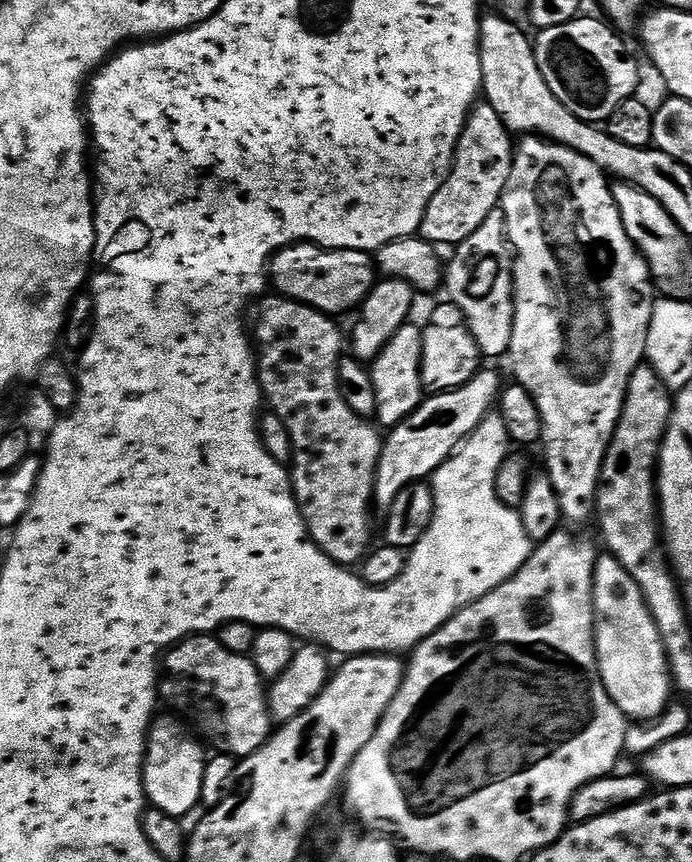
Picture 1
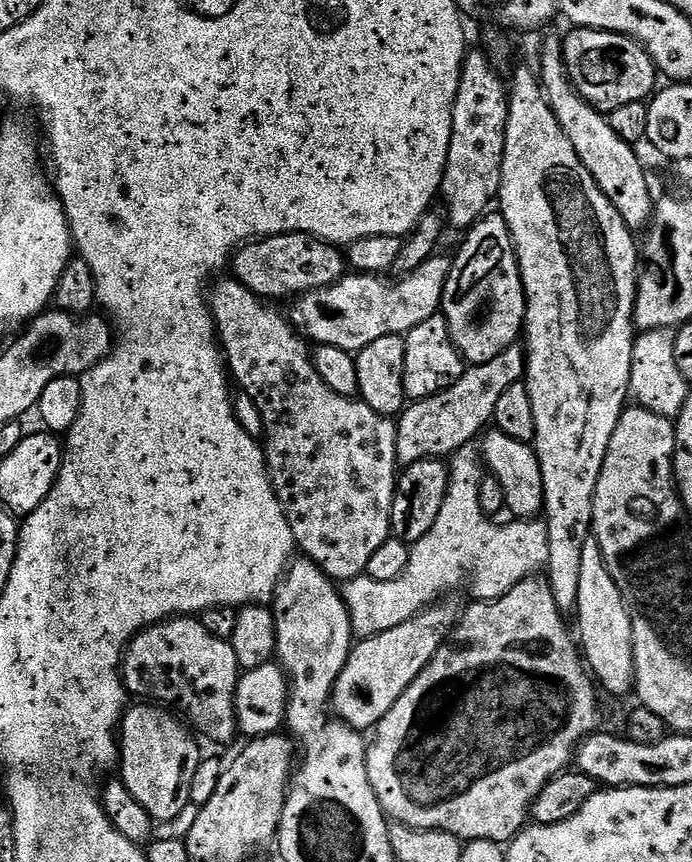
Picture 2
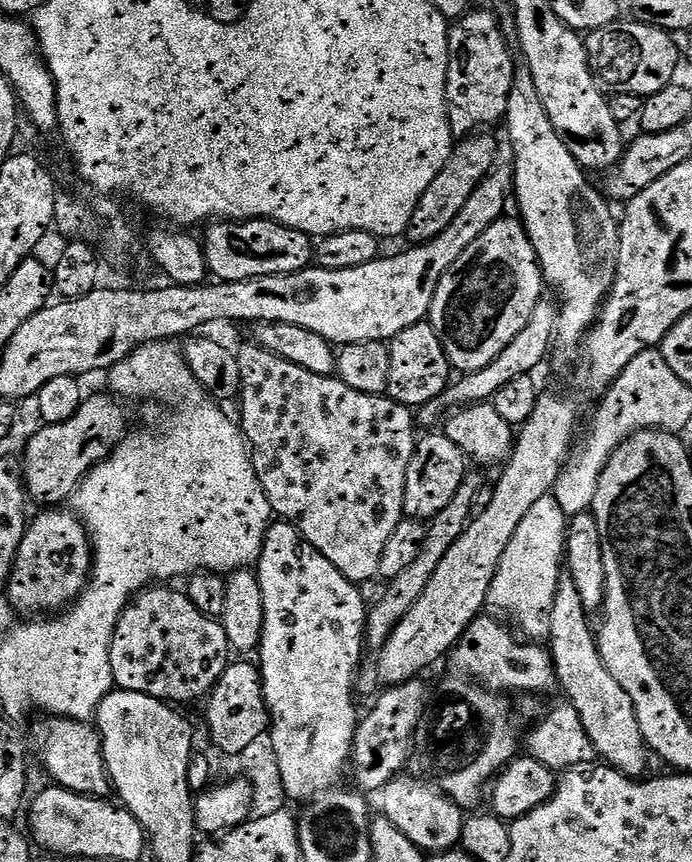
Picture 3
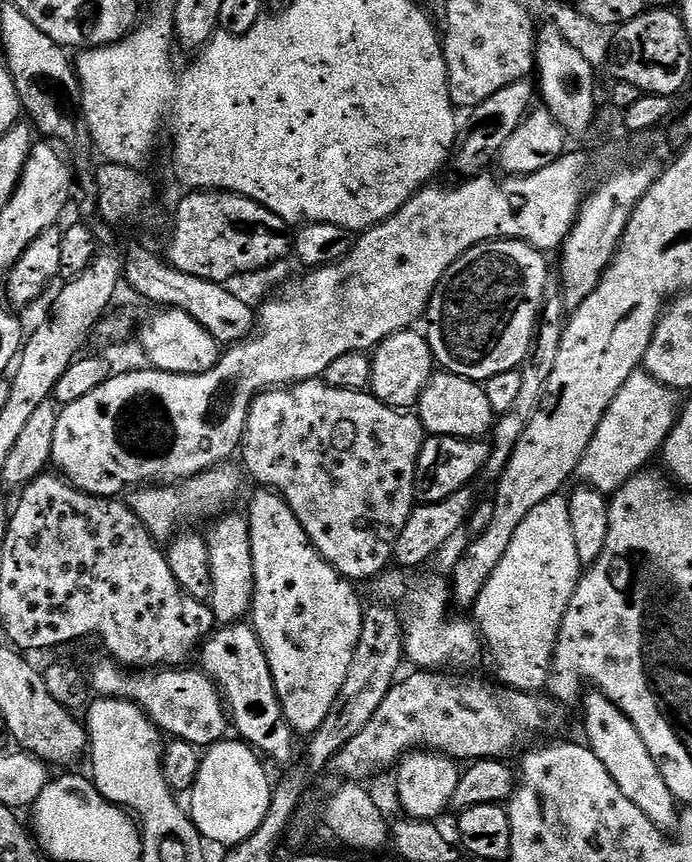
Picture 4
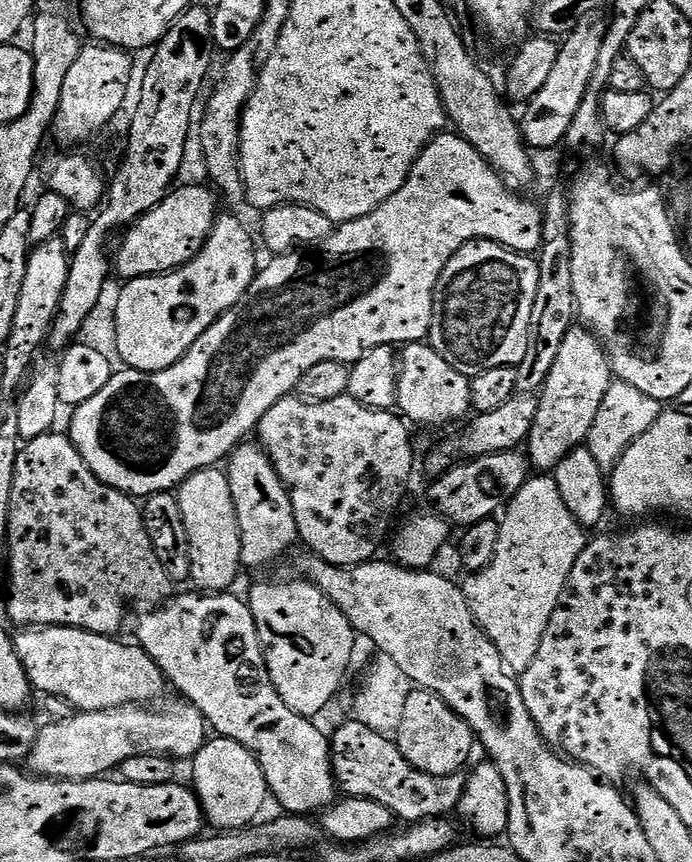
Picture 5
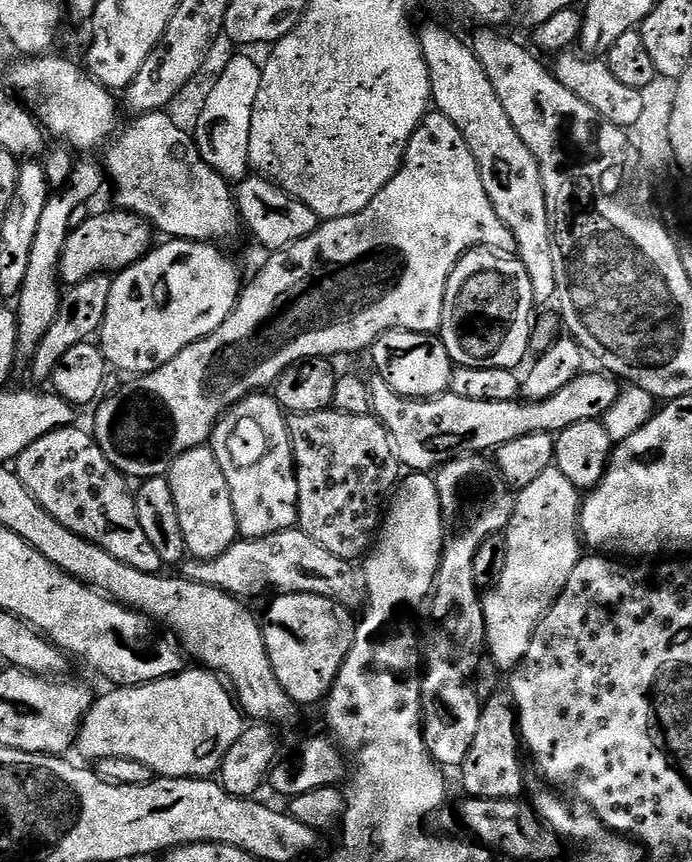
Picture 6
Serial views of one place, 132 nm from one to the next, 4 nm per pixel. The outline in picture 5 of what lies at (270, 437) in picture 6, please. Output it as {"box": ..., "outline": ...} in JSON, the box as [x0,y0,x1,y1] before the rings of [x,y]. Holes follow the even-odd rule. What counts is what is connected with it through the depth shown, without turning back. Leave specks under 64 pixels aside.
{"box":[226,442,298,569],"outline":[[[256,442],[248,443],[240,443],[226,464],[230,494],[234,498],[234,510],[242,538],[240,562],[245,569],[264,568],[274,563],[279,556],[286,555],[292,543],[298,540],[288,488],[278,478],[263,447]]]}

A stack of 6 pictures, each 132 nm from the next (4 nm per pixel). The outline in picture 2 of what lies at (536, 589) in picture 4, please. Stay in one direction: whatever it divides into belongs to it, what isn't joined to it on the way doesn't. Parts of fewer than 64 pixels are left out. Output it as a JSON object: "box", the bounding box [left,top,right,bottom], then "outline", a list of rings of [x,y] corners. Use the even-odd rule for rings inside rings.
{"box":[342,446,548,637],"outline":[[[465,446],[452,453],[448,464],[446,502],[438,510],[438,522],[430,526],[426,538],[411,545],[410,562],[394,582],[374,582],[367,574],[343,581],[342,595],[357,637],[382,634],[402,626],[423,608],[445,599],[455,588],[467,582],[477,601],[502,598],[518,582],[539,573],[548,563],[548,525],[543,519],[513,519],[512,524],[496,524],[478,502],[482,479],[482,452],[479,447]]]}

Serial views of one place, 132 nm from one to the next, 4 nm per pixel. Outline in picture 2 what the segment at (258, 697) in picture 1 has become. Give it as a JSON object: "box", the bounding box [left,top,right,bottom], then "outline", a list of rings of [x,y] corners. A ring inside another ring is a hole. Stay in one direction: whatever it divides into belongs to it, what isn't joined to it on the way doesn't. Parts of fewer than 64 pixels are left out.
{"box":[122,616,242,744],"outline":[[[174,616],[171,620],[163,620],[160,624],[144,628],[129,642],[122,657],[122,679],[129,697],[136,696],[132,698],[143,698],[160,706],[171,706],[177,713],[185,712],[180,714],[186,717],[187,723],[201,737],[209,736],[216,744],[228,744],[238,736],[236,687],[241,675],[242,669],[238,658],[234,658],[231,643],[222,638],[214,638],[214,634],[206,630],[202,621],[190,616]]]}

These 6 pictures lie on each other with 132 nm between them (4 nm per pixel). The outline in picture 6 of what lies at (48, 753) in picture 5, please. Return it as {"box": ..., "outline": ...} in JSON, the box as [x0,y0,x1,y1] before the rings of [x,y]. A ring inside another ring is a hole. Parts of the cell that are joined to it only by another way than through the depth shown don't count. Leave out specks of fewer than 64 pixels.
{"box":[75,666,246,780],"outline":[[[200,666],[192,667],[174,676],[167,676],[149,684],[139,684],[137,688],[116,686],[108,690],[112,692],[106,693],[105,696],[97,695],[93,699],[91,710],[84,715],[75,747],[80,748],[81,754],[88,762],[102,758],[133,760],[142,762],[142,766],[146,766],[160,778],[190,780],[211,777],[219,769],[225,754],[246,729],[246,717],[233,693],[217,673]]]}

